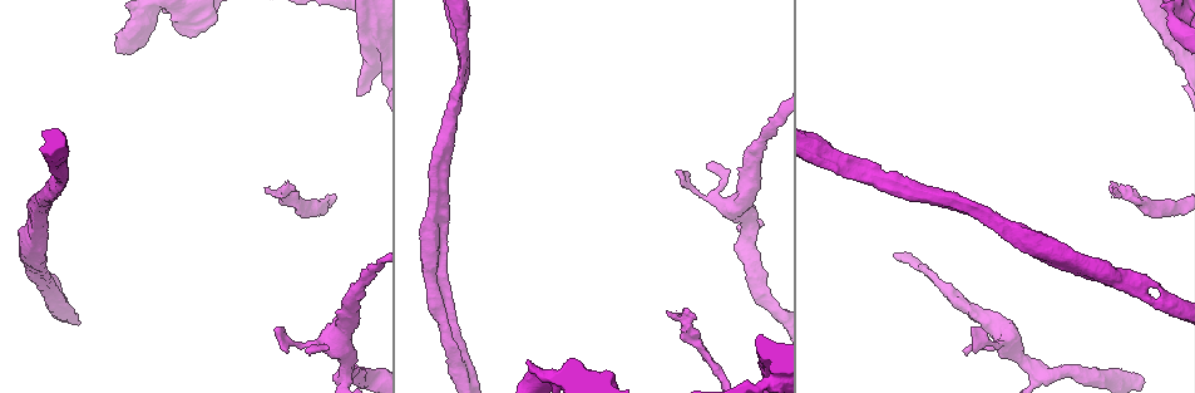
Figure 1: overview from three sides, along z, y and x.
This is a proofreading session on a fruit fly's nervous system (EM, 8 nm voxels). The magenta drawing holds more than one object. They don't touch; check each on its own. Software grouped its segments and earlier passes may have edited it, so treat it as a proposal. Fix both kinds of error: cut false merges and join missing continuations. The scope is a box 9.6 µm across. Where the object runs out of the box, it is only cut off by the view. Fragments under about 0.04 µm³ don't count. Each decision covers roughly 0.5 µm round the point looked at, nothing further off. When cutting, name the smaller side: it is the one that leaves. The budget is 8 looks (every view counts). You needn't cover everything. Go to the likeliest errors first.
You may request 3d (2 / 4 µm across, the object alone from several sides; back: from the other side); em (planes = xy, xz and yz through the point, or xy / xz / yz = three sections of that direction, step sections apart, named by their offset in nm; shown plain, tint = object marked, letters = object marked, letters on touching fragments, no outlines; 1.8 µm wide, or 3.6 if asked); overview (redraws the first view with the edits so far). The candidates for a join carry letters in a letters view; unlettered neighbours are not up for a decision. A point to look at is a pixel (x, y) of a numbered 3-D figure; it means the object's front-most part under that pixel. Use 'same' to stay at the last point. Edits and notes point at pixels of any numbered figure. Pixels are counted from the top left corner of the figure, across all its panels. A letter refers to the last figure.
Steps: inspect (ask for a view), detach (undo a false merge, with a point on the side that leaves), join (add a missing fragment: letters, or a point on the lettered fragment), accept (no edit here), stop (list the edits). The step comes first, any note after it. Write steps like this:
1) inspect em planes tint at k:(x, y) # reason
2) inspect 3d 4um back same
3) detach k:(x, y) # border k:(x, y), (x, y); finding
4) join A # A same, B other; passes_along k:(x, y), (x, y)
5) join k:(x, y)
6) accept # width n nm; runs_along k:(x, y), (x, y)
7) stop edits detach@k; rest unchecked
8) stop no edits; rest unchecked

inspect em planes letters at 1:(543, 372) # calibre changes

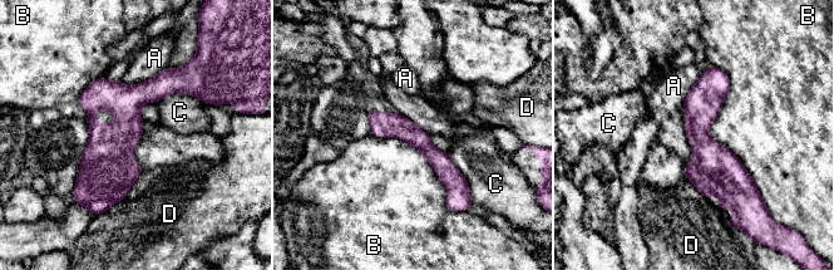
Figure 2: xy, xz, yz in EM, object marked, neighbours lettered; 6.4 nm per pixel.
accept # A other, B other, C other, D other; continuous, no second cell

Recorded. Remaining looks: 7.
inspect 3d 2um at 1:(1150, 284) # free end

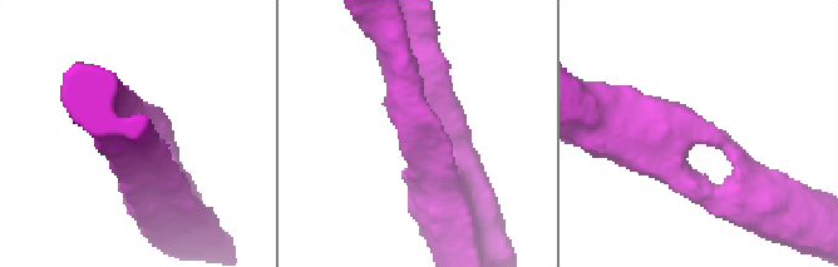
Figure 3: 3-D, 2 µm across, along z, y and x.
inspect em 3.6um planes letters at 3:(452, 152)

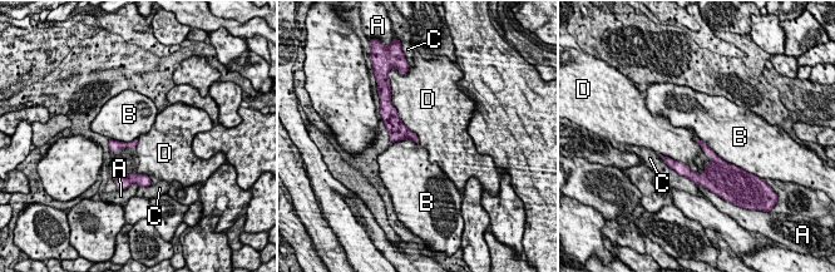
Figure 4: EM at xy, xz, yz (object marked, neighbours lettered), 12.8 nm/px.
accept # A other, B other, C other, D other; border 4:(393, 105), (419, 143); none of them fits

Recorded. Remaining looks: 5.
inspect em yz step 8 letters at 1:(708, 165) # tapers out

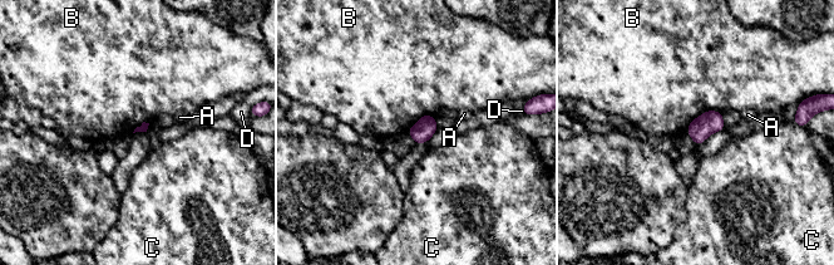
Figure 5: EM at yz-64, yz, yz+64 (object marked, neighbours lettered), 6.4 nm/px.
inspect em planes letters same

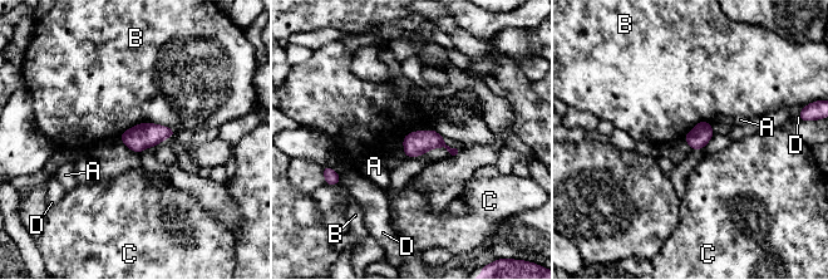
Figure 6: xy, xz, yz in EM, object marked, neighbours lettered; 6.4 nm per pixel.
accept # width 140 nm; A other, B other, C other, D other; border 6:(176, 131), (137, 123), (118, 136); no lettered fragment goes on from it

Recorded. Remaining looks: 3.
stop no edits; rest unchecked

